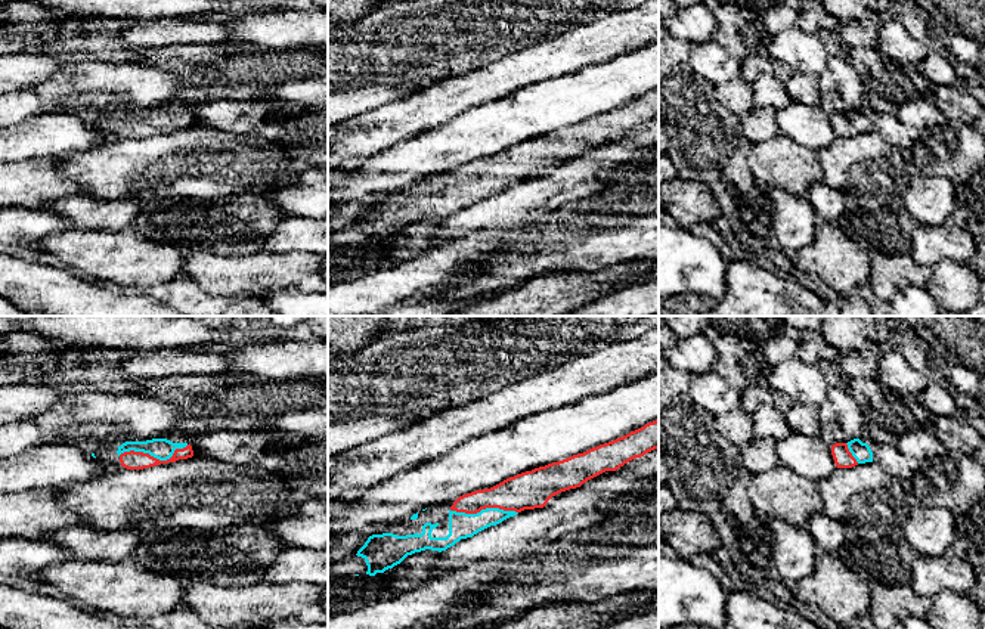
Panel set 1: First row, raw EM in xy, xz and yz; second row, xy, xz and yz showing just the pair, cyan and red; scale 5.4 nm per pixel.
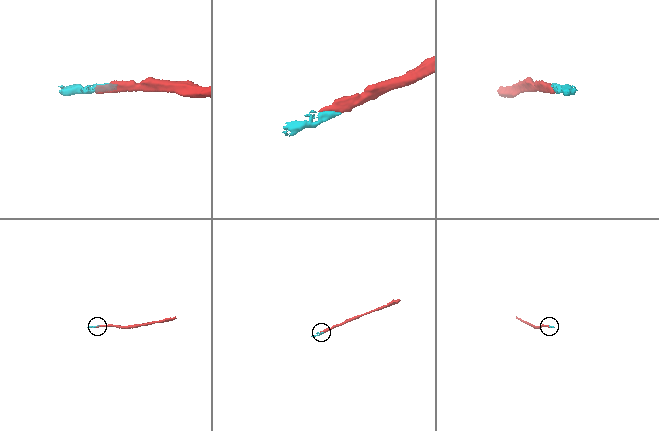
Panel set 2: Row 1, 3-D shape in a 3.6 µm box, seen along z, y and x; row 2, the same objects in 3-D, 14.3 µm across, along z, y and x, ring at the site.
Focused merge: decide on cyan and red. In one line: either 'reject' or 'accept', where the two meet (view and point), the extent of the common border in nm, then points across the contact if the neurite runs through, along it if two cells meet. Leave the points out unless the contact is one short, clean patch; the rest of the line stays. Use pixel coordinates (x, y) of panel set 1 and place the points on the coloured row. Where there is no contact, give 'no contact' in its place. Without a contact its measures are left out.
accept; contact xy (154, 456); length 380 nm; way xy (163, 449), (154, 456), (135, 456), (132, 459)

